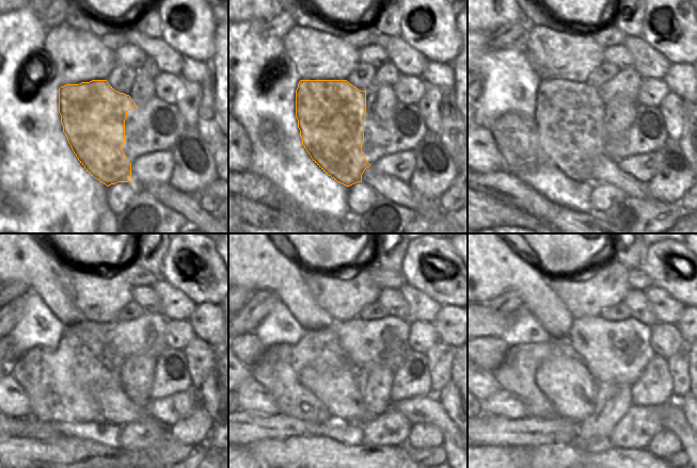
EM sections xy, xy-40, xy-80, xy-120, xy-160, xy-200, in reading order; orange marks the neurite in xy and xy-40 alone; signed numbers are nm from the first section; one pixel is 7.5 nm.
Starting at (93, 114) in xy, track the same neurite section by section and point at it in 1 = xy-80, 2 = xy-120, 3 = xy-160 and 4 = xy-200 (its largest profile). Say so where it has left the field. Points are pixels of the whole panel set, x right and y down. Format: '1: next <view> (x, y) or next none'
1: next xy-80 (569, 116)
2: next xy-120 (85, 353)
3: next xy-160 (317, 347)
4: next xy-200 (555, 347)

